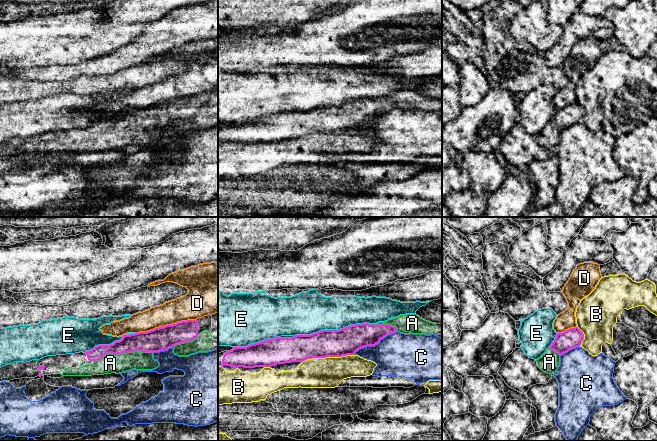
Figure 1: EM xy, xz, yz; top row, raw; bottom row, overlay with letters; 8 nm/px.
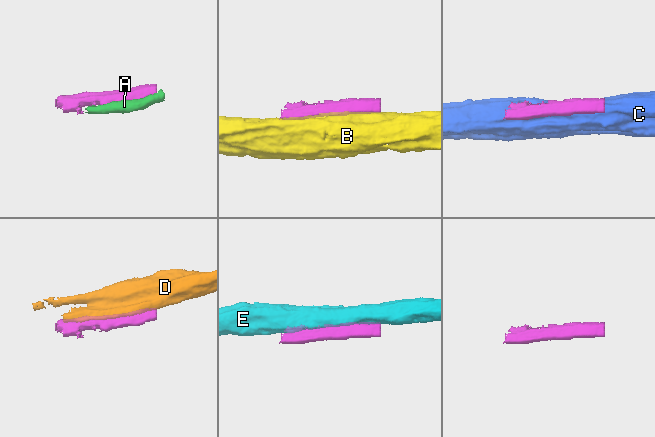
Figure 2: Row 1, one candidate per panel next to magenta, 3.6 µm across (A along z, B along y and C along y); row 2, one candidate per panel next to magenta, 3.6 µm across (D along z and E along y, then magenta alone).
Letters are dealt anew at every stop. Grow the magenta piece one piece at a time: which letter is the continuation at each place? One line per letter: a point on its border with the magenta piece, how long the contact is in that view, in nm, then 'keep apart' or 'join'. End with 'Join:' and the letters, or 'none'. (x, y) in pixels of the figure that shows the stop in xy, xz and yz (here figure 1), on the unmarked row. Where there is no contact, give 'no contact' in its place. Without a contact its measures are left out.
A: xy (123, 128) | 480 nm | join
B: xz (327, 132) | 420 nm | keep apart
C: xz (375, 120) | 400 nm | keep apart
D: xy (166, 101) | 500 nm | keep apart
E: xz (333, 106) | 650 nm | keep apart
Join: A

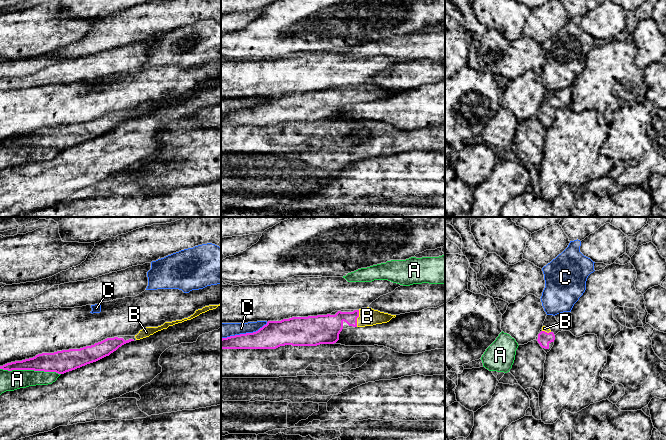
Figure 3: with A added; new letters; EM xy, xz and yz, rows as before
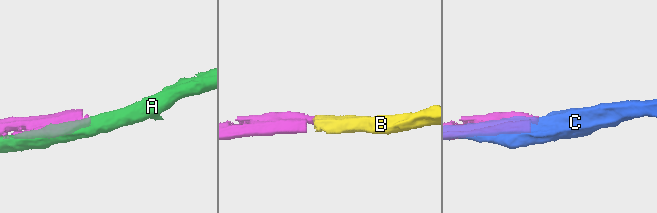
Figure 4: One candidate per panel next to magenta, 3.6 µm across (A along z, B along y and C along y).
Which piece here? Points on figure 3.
A: xy (30, 145) | 500 nm | keep apart
B: xz (357, 93) | 140 nm | join
C: xz (244, 110) | 400 nm | keep apart
Join: B

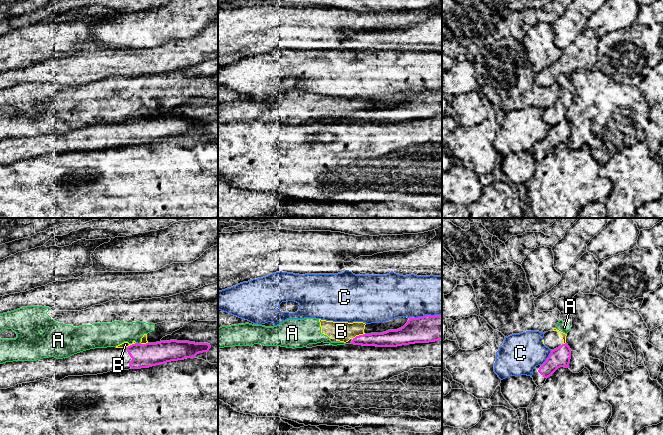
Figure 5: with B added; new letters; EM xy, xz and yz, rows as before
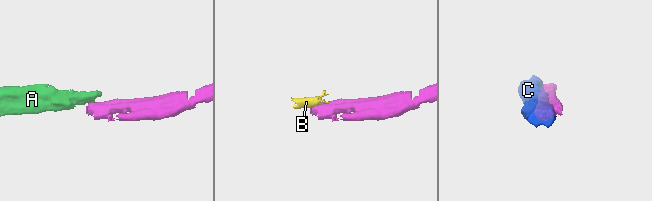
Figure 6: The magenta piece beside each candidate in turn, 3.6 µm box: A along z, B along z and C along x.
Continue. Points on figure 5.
A: xy (137, 119) | 30 nm | keep apart
B: xz (358, 112) | 110 nm | keep apart
C: yz (547, 134) | 150 nm | keep apart
Join: none

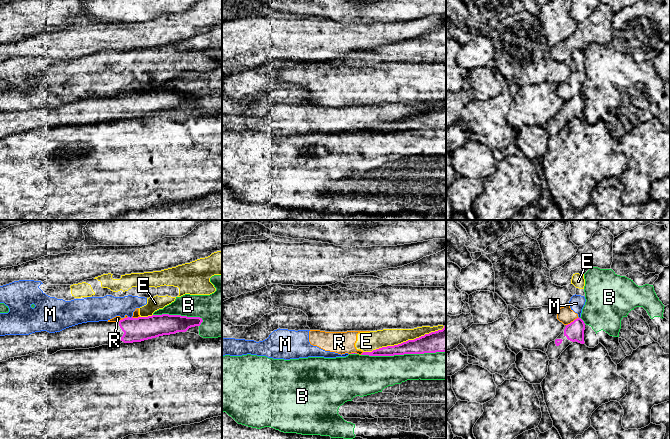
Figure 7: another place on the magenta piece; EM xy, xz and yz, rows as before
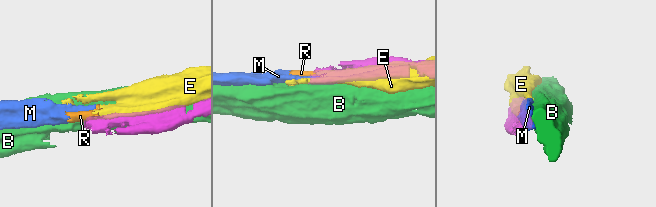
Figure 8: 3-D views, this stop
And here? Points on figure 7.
B: xz (403, 130) | 700 nm | keep apart
E: xz (403, 118) | 700 nm | keep apart
M: xy (129, 93) | 30 nm | keep apart
R: yz (573, 97) | 120 nm | keep apart
Join: none

